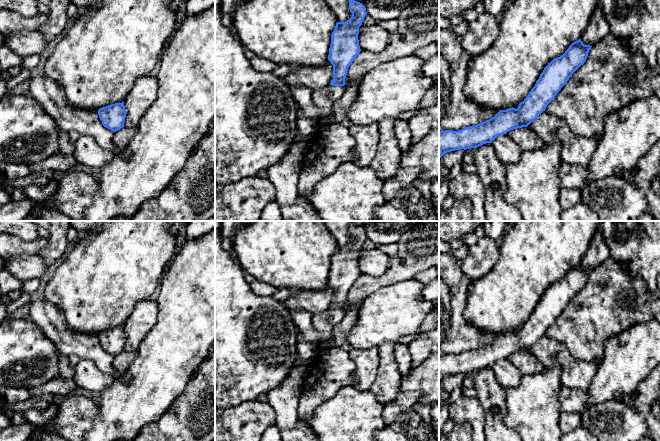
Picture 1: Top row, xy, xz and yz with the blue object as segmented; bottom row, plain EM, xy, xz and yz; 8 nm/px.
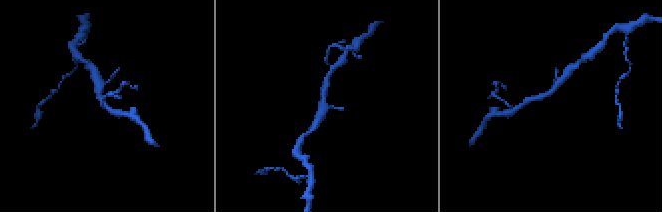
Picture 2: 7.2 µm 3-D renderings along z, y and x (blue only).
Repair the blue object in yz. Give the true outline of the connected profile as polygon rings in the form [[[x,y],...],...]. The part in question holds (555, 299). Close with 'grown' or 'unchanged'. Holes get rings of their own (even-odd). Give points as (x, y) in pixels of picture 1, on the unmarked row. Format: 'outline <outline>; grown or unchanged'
outline [[[581,263],[573,266],[563,279],[548,287],[535,310],[517,333],[512,331],[500,334],[491,343],[458,355],[440,355],[439,382],[447,376],[477,372],[492,367],[499,359],[527,351],[545,335],[572,298],[584,288],[591,271],[584,269]]]; unchanged

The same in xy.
outline [[[124,326],[111,328],[98,334],[98,339],[103,350],[113,356],[124,351],[126,338]]]; unchanged

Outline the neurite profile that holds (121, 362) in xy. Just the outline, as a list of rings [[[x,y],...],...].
[[[123,351],[120,354],[114,356],[113,366],[119,373],[127,372],[131,363],[136,359],[137,351]]]

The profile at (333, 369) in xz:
[[[327,309],[312,317],[313,326],[320,335],[318,356],[309,363],[302,384],[297,406],[299,421],[308,423],[318,406],[343,387],[356,383],[355,364],[347,351],[335,344],[333,337],[333,328],[344,316],[344,310]]]

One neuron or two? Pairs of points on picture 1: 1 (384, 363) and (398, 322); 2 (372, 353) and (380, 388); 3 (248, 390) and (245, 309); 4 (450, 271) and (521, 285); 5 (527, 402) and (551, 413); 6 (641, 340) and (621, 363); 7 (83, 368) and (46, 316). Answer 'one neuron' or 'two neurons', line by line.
1: two neurons
2: two neurons
3: one neuron
4: two neurons
5: one neuron
6: one neuron
7: two neurons

